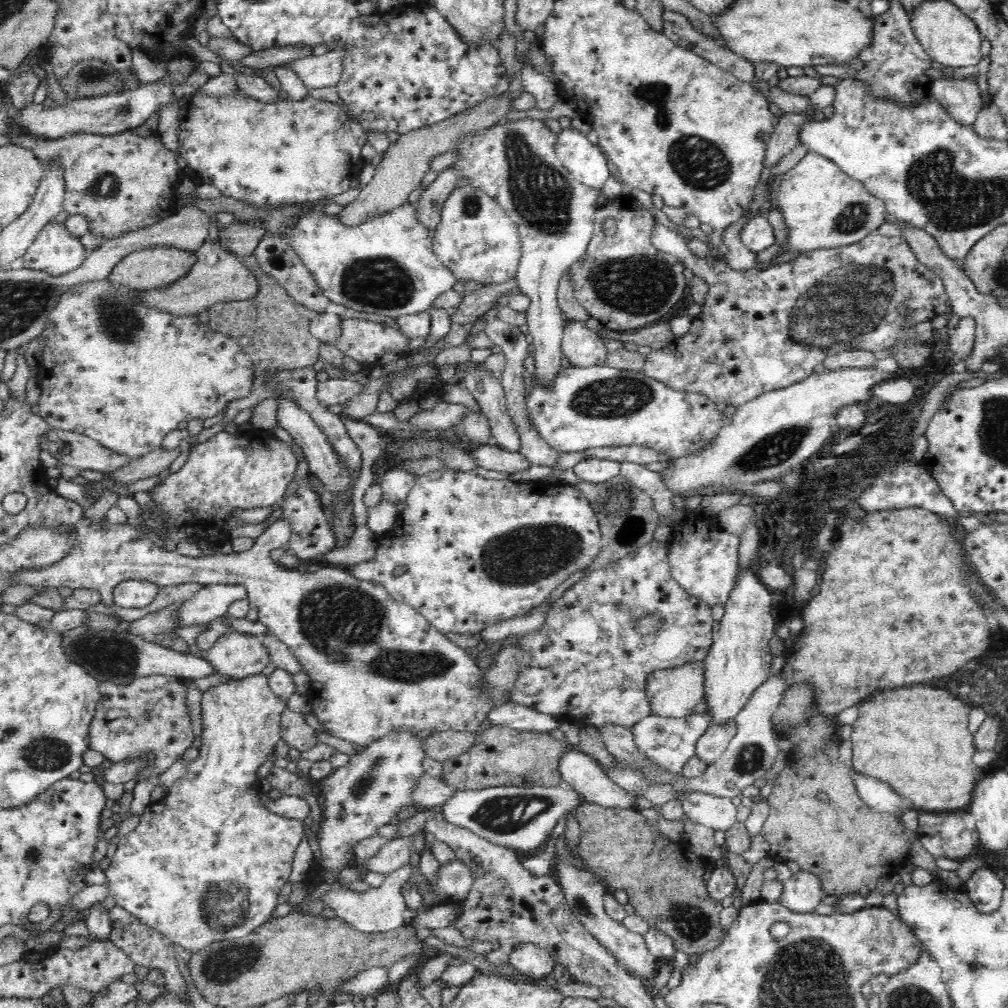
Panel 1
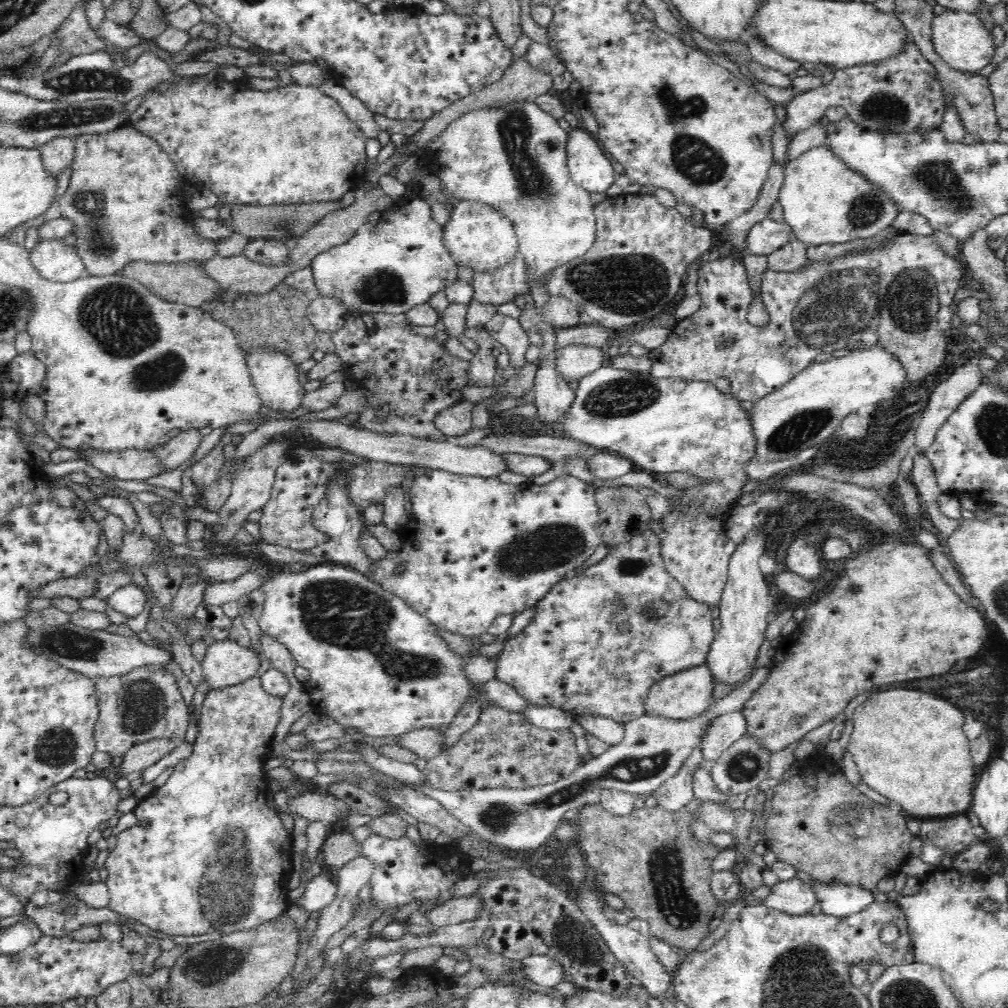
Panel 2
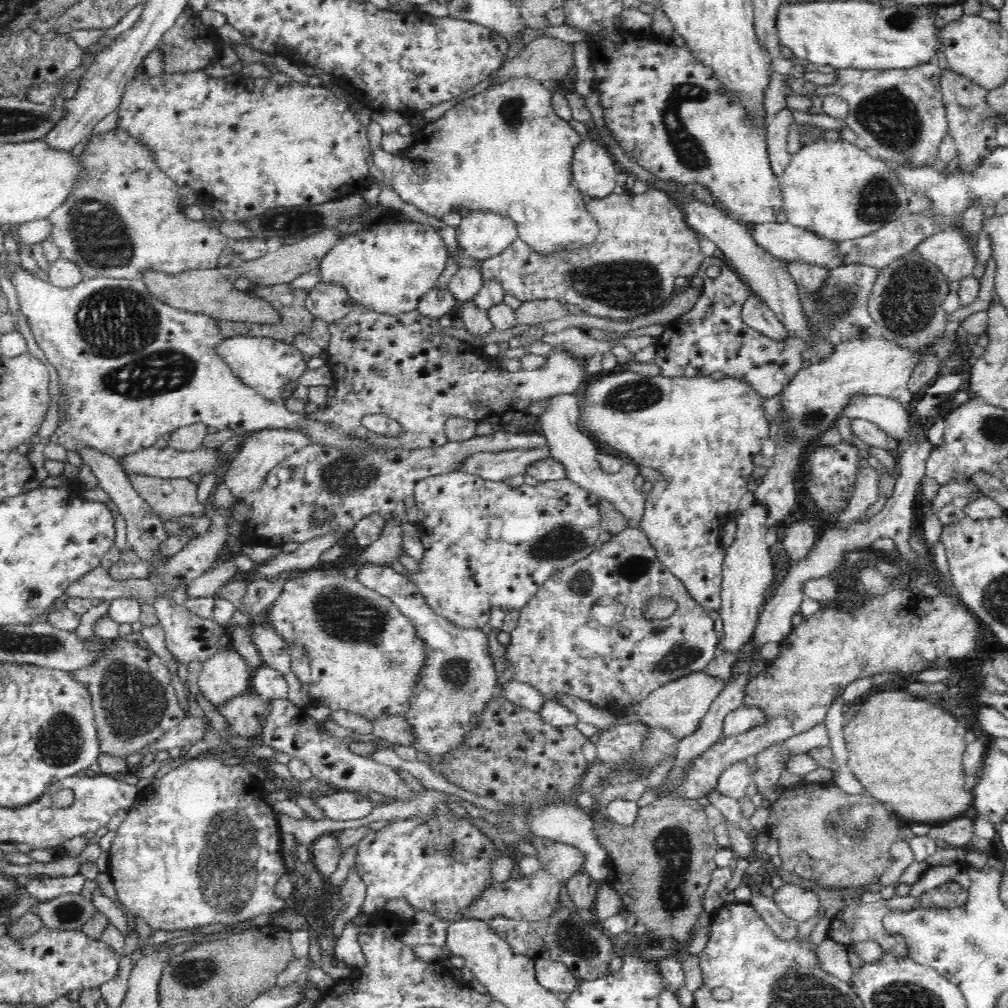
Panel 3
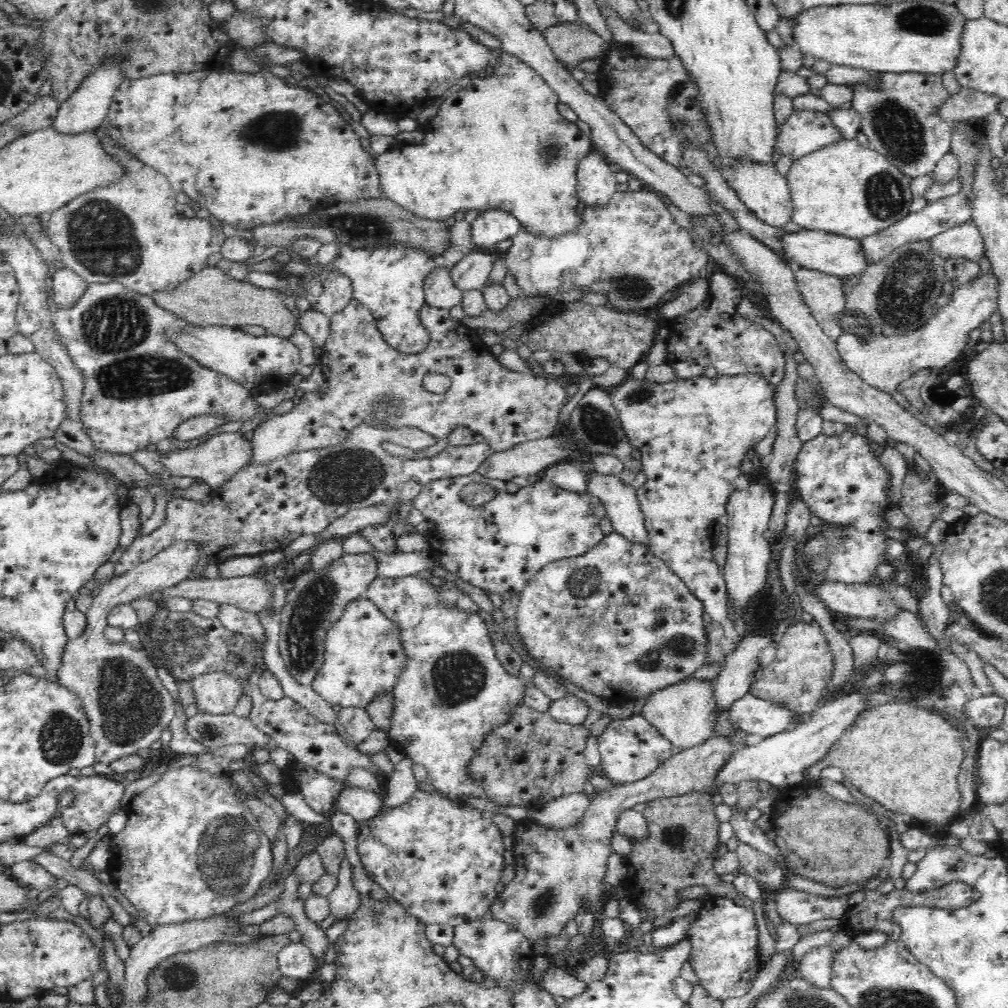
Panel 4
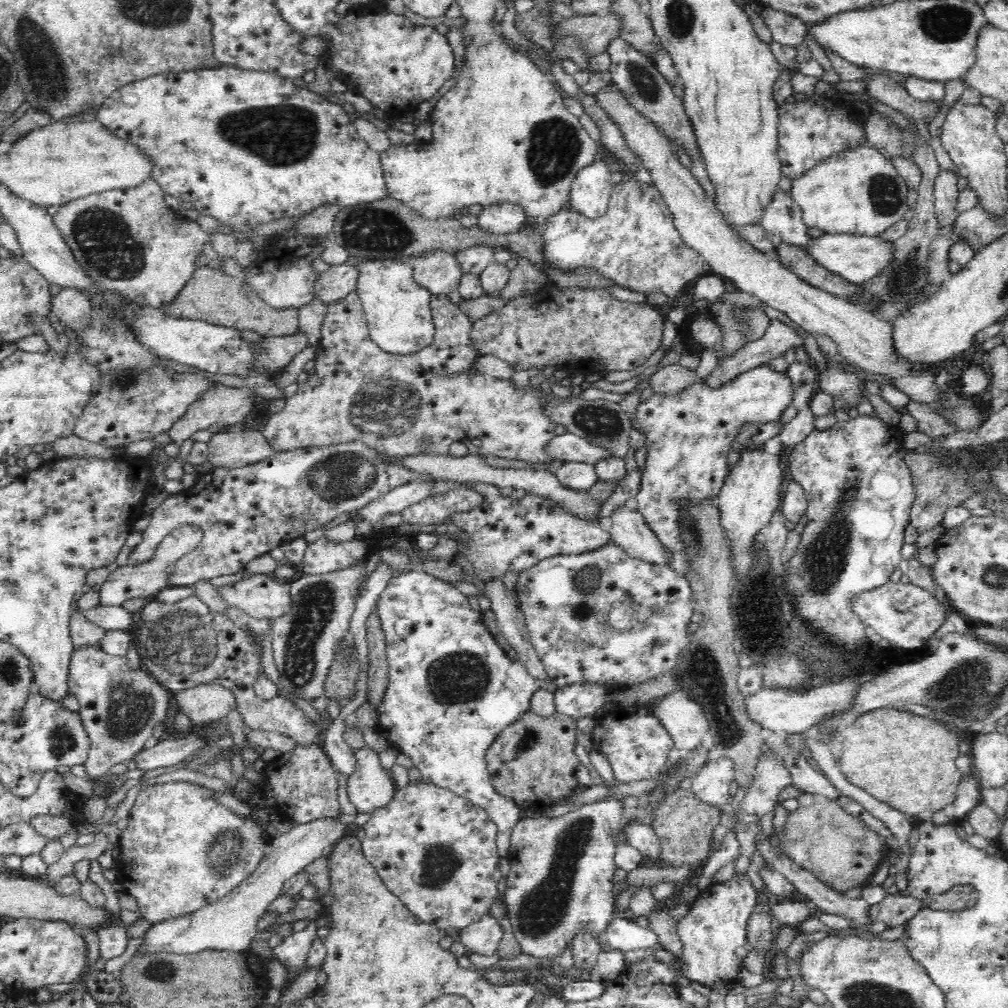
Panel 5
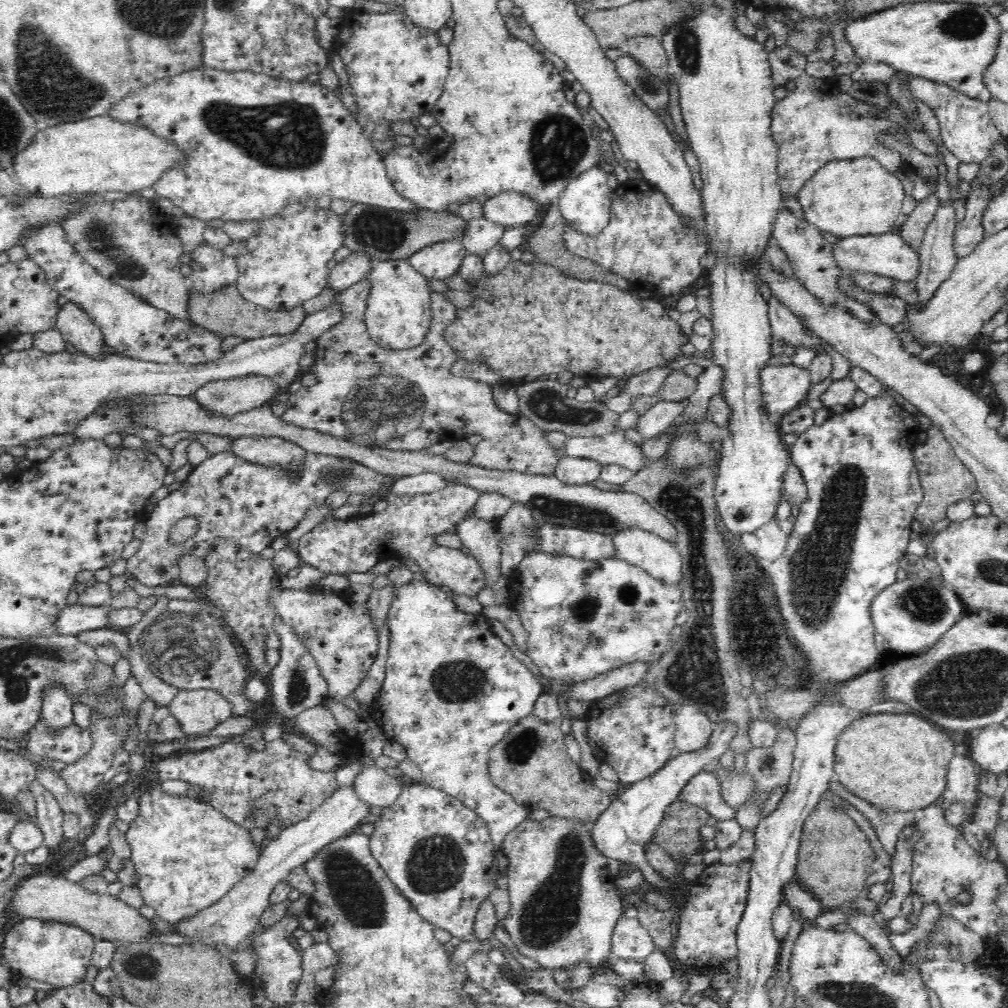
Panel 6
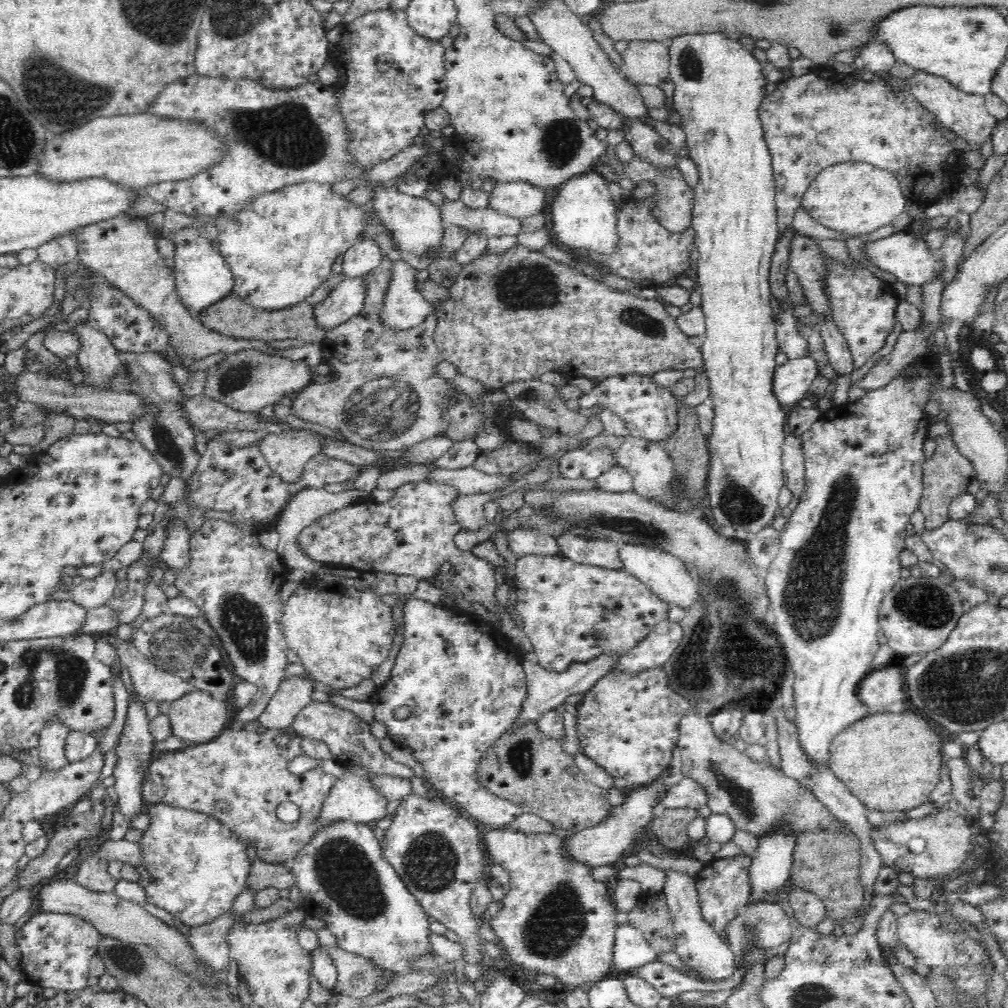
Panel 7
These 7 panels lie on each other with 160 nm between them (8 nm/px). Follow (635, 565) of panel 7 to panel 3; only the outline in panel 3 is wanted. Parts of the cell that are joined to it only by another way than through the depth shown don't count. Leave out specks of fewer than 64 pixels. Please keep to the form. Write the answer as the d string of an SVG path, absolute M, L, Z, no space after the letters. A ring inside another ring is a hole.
M577 394L561 395L548 400L548 408L537 417L537 420L539 432L547 438L552 458L566 467L566 476L580 488L608 500L610 505L626 519L628 527L639 528L645 514L646 500L644 494L634 485L634 478L639 474L640 466L632 459L626 458L625 464L618 472L603 471L597 459L594 439L582 432L579 418Z

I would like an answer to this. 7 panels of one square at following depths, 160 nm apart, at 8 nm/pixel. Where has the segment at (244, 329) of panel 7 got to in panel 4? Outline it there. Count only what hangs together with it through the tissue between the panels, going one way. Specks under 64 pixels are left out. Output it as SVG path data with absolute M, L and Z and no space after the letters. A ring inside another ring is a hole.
M205 266L200 272L184 280L176 290L156 292L153 299L160 308L196 326L260 326L269 335L286 340L296 330L296 314L286 308L276 290L256 287L248 280L238 281L216 266Z

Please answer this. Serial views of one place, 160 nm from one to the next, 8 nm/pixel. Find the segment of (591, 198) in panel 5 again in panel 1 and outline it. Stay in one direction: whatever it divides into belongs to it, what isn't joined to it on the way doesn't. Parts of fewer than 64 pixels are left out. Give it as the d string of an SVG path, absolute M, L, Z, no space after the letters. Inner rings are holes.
M568 127L559 133L555 149L563 166L577 181L601 190L610 170L606 155L598 145L592 144L582 132Z

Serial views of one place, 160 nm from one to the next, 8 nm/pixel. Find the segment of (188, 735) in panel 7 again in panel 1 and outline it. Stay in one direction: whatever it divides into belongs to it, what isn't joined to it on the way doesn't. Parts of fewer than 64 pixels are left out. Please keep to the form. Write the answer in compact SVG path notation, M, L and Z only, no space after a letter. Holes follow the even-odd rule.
M234 631L222 635L214 643L212 649L204 653L206 653L204 660L208 662L209 666L211 666L216 673L232 678L234 684L242 684L246 678L255 677L257 674L260 674L269 663L268 650L266 650L261 643L261 638Z

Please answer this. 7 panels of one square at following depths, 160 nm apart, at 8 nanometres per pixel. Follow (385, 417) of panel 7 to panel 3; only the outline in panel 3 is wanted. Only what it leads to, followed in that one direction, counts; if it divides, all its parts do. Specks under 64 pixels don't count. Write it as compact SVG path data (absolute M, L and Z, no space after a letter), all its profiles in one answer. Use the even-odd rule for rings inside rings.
M353 302L348 314L339 321L329 323L331 339L325 358L328 368L334 379L336 394L328 398L318 412L306 414L307 420L315 420L326 429L340 431L340 433L358 439L368 444L368 430L361 424L362 418L370 414L384 414L397 420L402 426L402 432L396 436L396 442L402 444L388 444L388 449L401 449L412 451L415 449L438 449L445 446L447 433L446 420L450 418L464 418L468 420L486 422L492 426L494 433L510 433L510 426L520 427L525 422L530 425L519 432L538 432L537 417L530 412L530 404L540 400L552 400L561 395L579 395L578 386L582 384L587 375L585 363L578 361L567 352L553 350L546 355L546 364L538 370L518 370L508 372L494 364L494 357L486 358L483 353L473 349L470 343L450 336L440 326L439 318L428 317L418 309L389 316L368 309L366 305ZM268 428L266 430L254 431L246 438L242 450L238 450L232 458L222 480L234 494L236 503L250 491L256 490L262 483L265 474L280 464L291 454L314 445L311 436L301 428Z

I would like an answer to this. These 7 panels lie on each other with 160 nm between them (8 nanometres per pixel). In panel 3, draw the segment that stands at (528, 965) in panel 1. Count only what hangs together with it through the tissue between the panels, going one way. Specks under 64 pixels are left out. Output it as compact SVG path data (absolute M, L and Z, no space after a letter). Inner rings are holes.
M546 956L536 957L534 966L539 984L552 993L567 992L572 994L581 982L570 972L566 964L548 959Z

